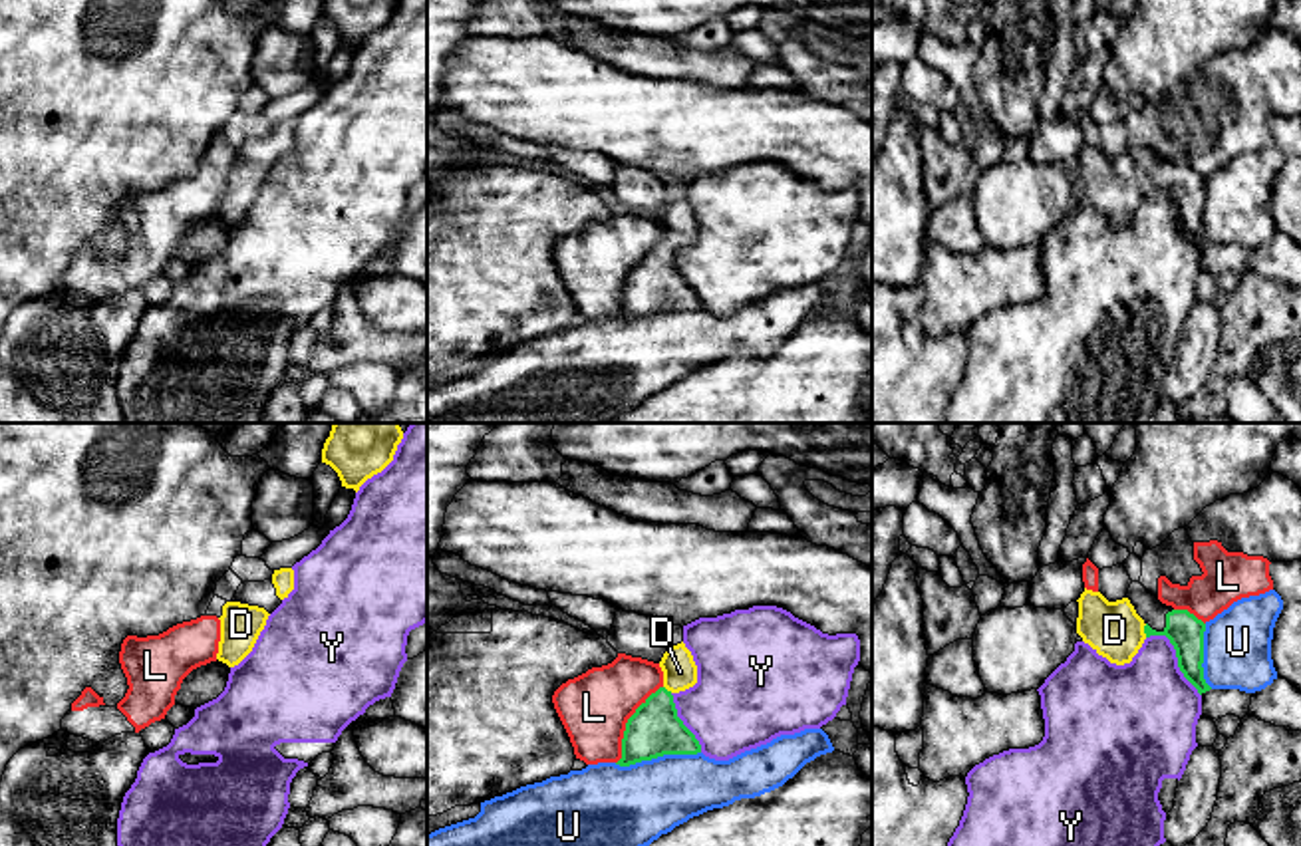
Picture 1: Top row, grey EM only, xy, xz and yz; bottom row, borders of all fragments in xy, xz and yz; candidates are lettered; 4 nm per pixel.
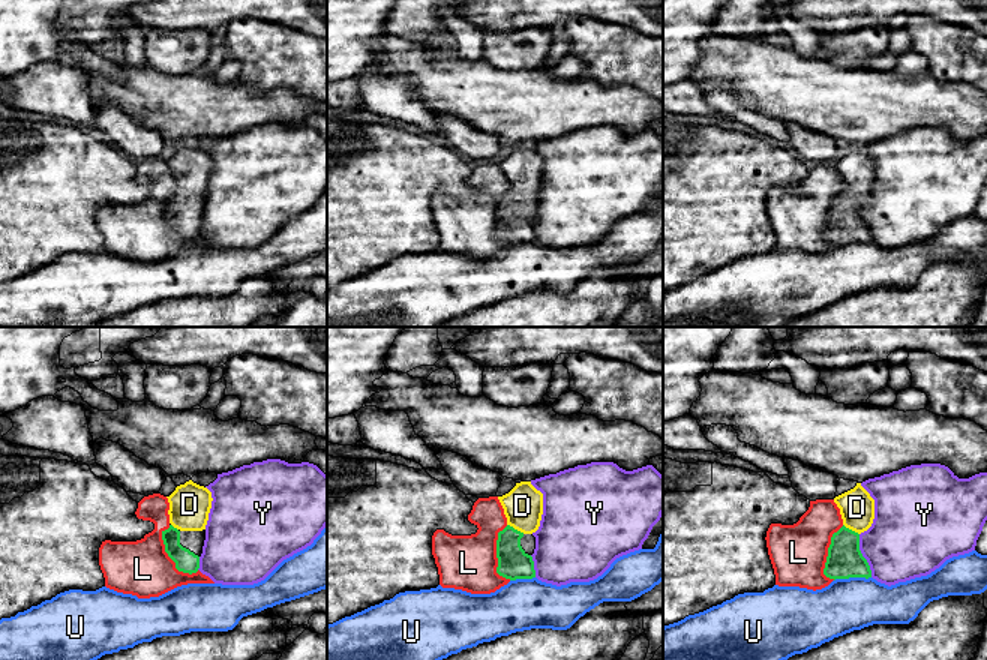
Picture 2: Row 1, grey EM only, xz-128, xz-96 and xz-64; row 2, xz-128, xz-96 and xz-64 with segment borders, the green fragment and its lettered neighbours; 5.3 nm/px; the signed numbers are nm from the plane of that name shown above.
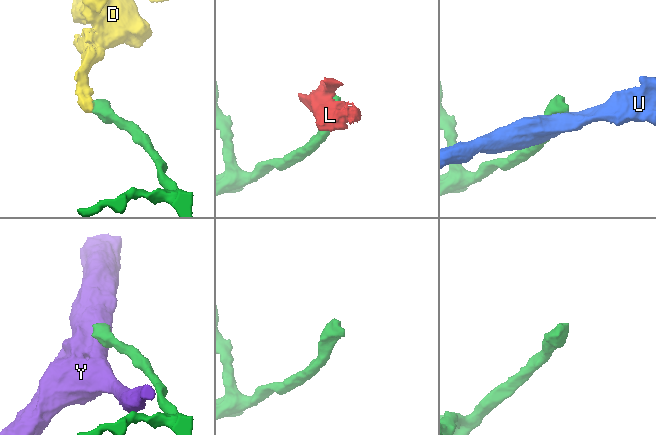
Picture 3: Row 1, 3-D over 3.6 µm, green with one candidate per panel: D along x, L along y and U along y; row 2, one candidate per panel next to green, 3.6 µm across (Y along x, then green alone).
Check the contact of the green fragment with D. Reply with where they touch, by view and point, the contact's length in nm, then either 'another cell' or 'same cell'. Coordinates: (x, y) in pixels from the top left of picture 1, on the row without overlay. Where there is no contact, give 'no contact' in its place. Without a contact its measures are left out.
yz (1145, 185) | 60 nm | same cell

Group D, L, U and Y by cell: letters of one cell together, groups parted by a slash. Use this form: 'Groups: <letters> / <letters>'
Groups: D / L / U / Y

